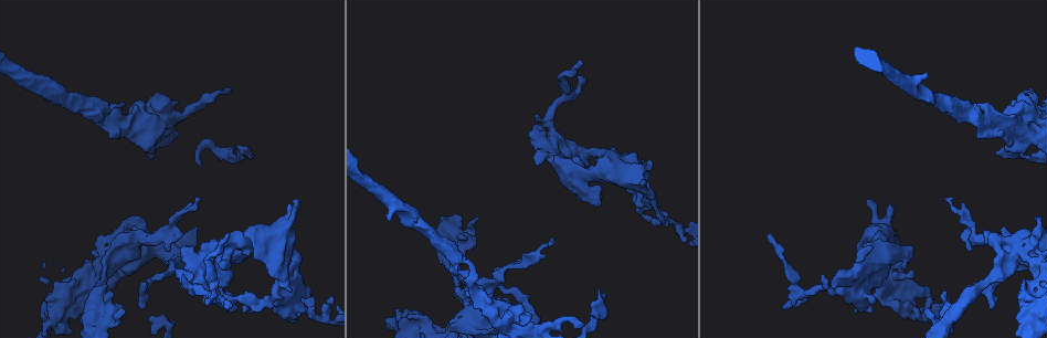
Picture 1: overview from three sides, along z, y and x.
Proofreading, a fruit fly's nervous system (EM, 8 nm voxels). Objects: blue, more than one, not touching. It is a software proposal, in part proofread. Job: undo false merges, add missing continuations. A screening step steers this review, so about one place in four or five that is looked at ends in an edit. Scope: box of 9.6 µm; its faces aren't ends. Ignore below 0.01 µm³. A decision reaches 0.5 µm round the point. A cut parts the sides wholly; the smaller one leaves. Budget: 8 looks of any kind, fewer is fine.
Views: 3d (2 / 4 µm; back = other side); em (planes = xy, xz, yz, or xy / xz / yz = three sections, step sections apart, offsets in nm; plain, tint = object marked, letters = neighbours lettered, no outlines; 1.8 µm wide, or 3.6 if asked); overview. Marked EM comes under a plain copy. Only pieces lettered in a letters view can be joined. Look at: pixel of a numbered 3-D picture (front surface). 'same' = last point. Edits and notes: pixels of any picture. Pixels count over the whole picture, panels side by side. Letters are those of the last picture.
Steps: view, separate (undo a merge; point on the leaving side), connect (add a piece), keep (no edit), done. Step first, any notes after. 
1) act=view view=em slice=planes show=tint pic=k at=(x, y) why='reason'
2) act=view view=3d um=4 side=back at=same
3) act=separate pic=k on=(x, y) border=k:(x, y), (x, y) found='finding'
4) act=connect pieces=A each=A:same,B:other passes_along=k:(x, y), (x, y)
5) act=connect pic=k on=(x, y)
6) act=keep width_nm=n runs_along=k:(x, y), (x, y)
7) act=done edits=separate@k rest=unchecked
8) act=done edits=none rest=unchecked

act=view view=3d um=2 pic=1 at=(281, 279) why='closes a loop'

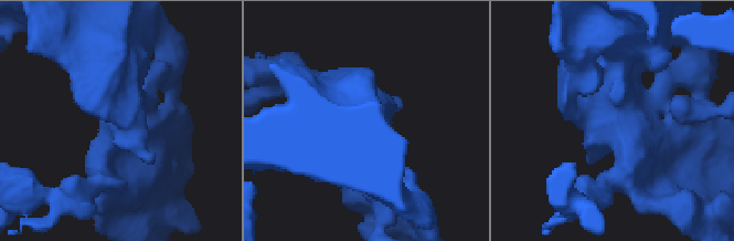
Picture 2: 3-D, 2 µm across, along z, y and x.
act=view view=em um=3.6 slice=planes show=letters pic=2 at=(634, 129) why='shape alone is not enough'

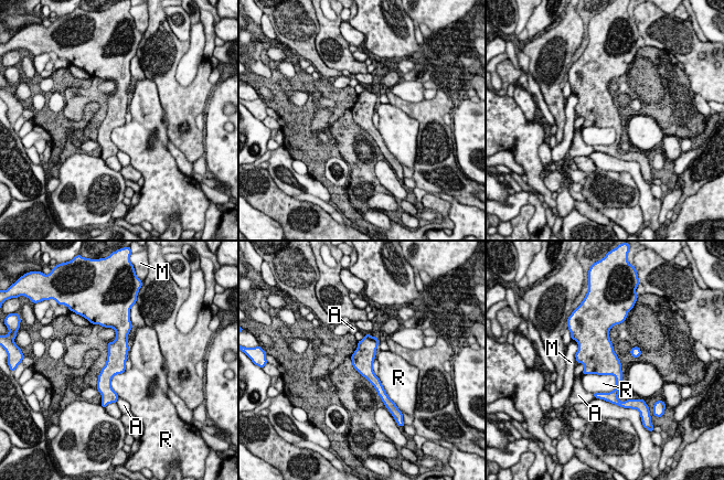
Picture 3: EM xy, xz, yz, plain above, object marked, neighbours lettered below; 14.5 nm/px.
act=keep width_nm=280 each=A:other,M:other,R:other border=3:(583, 374), (611, 374), (616, 386) found='one cell here'

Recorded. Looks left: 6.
act=view view=3d um=4 pic=1 at=(653, 162) why='free end'

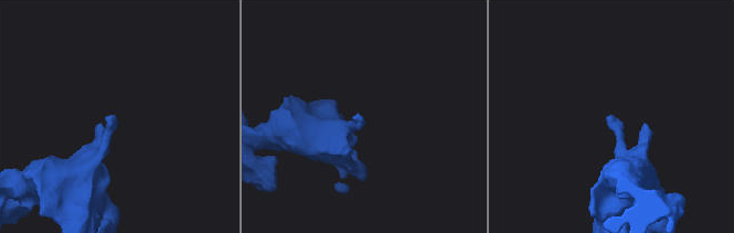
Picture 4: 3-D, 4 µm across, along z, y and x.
act=view view=em um=3.6 slice=planes show=letters pic=4 at=(114, 117) why='shape alone is not enough'

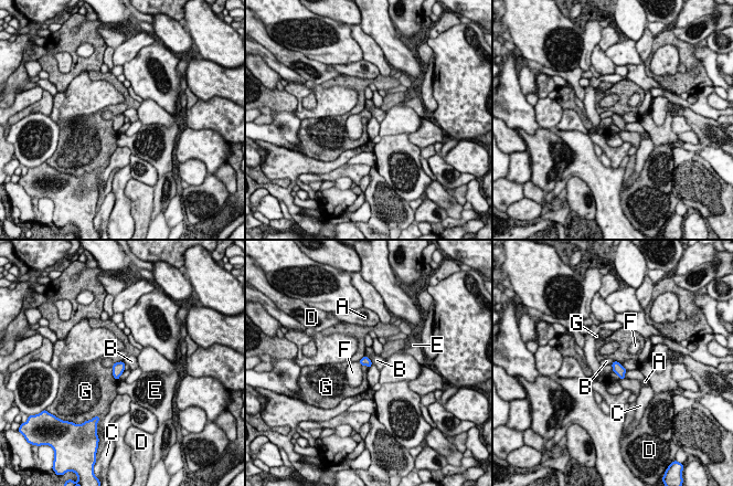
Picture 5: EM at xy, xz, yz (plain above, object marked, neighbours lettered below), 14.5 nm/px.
act=connect pieces=F longest_contact=G:240nm each=A:other,B:other,C:other,D:other,E:other,F:same,G:other passes_along=5:(118, 368), (113, 365), (106, 362) found='it goes on there'

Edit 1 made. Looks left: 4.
act=view view=3d um=2 pic=1 at=(244, 154) why='tapers out'

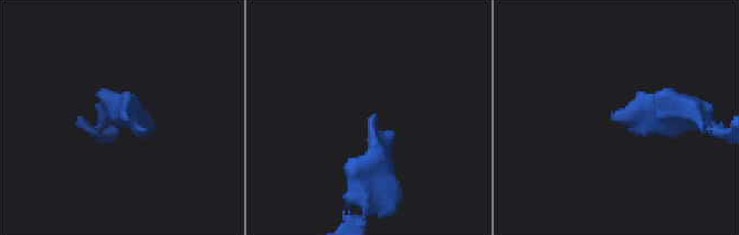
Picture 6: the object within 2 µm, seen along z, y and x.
act=view view=em slice=xy step=16 show=tint pic=6 at=(372, 116) why='need the tissue'

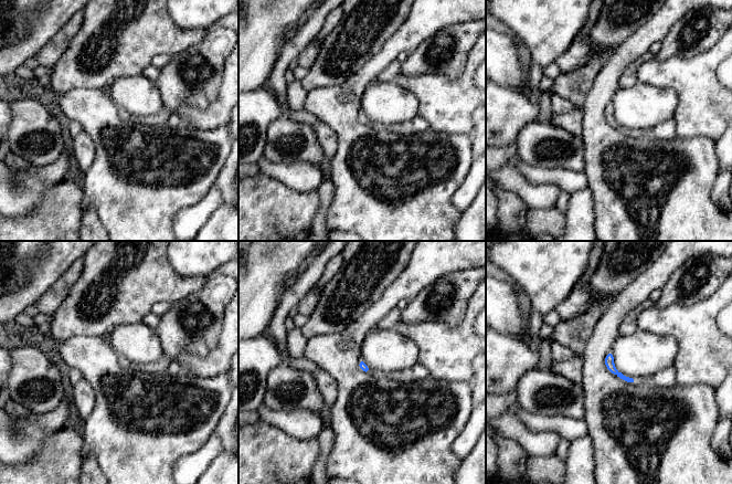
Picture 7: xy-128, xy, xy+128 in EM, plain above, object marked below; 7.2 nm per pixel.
act=view view=em slice=planes show=letters at=same why='another direction'

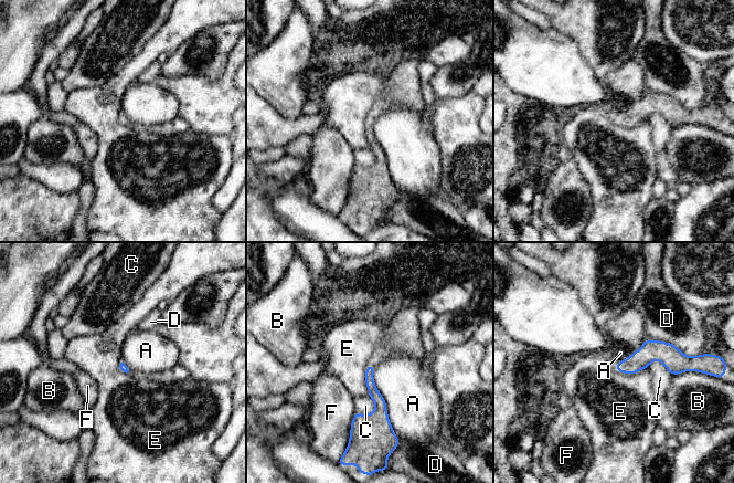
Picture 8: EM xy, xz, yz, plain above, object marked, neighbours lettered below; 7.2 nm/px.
act=keep each=A:other,B:other,C:other,D:other,E:other,F:other runs_along=8:(683, 360), (645, 355), (618, 368) found='none of them fits'

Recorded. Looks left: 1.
act=done edits=connect@5 rest=unchecked

